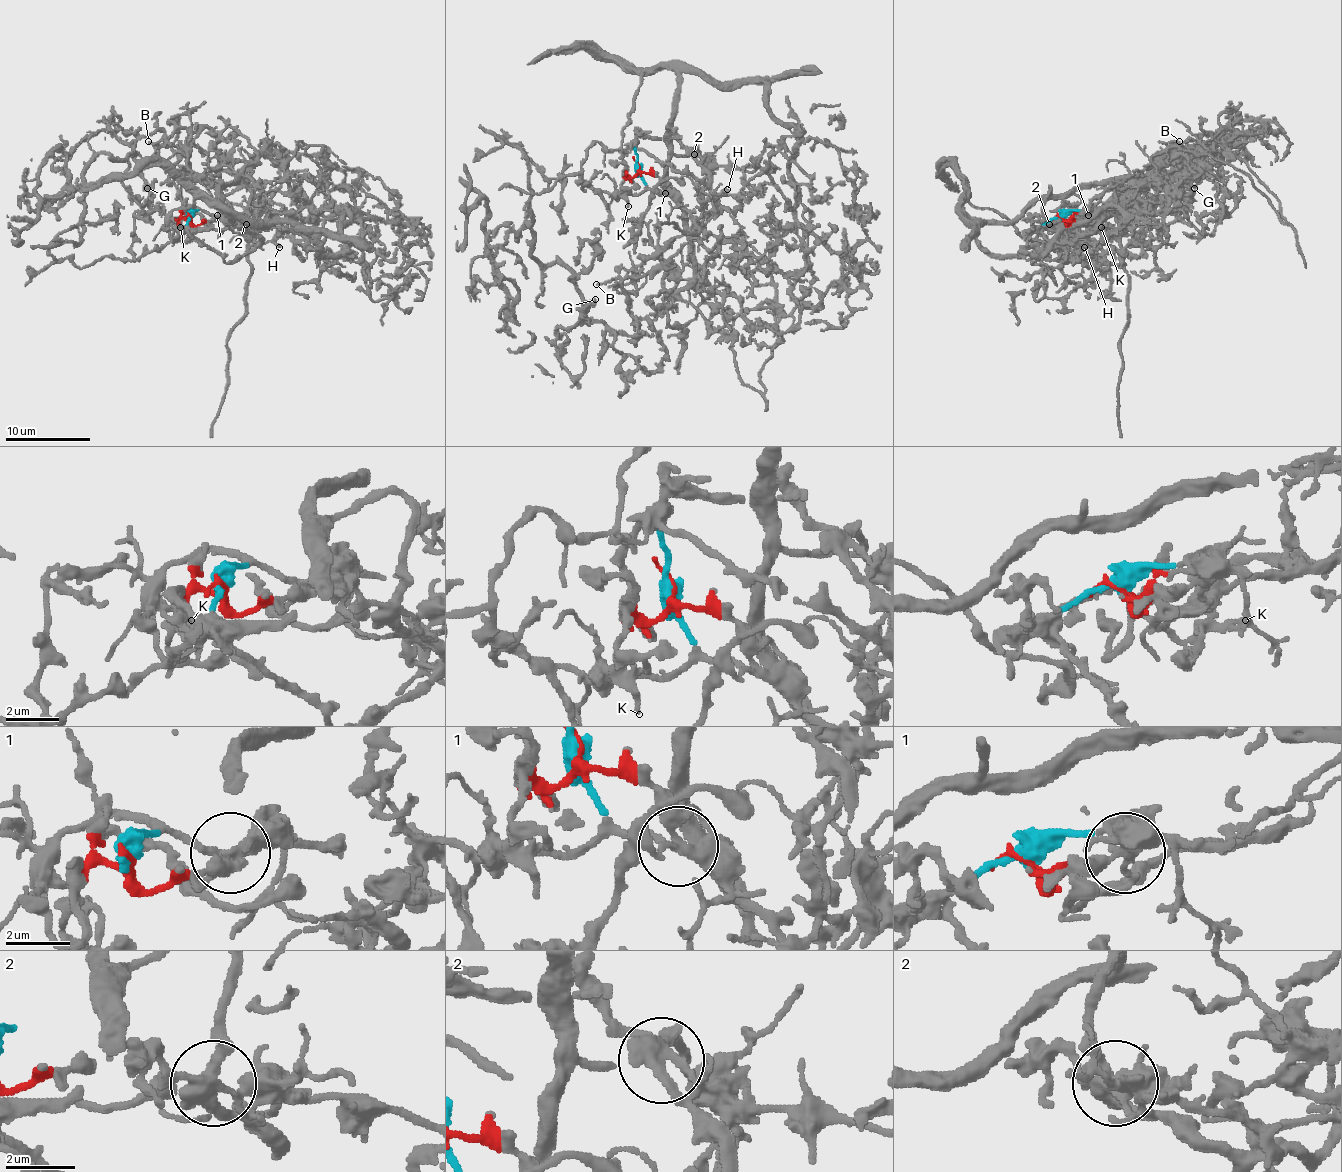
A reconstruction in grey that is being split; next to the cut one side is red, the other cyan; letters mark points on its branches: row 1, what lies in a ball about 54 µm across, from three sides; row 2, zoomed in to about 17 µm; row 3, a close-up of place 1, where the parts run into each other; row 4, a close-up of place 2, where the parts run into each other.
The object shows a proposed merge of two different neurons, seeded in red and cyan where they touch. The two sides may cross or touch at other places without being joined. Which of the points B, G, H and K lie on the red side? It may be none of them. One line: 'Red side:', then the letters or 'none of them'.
Red side: G, H, K

